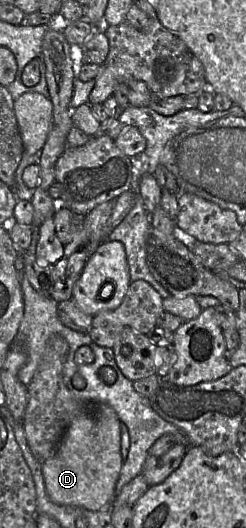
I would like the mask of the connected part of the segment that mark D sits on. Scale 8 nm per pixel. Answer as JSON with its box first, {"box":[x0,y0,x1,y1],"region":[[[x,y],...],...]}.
{"box":[42,403,122,511],"region":[[[93,403],[90,412],[73,419],[54,456],[42,463],[46,492],[57,505],[100,511],[116,498],[115,487],[122,466],[121,421],[109,405]]]}

